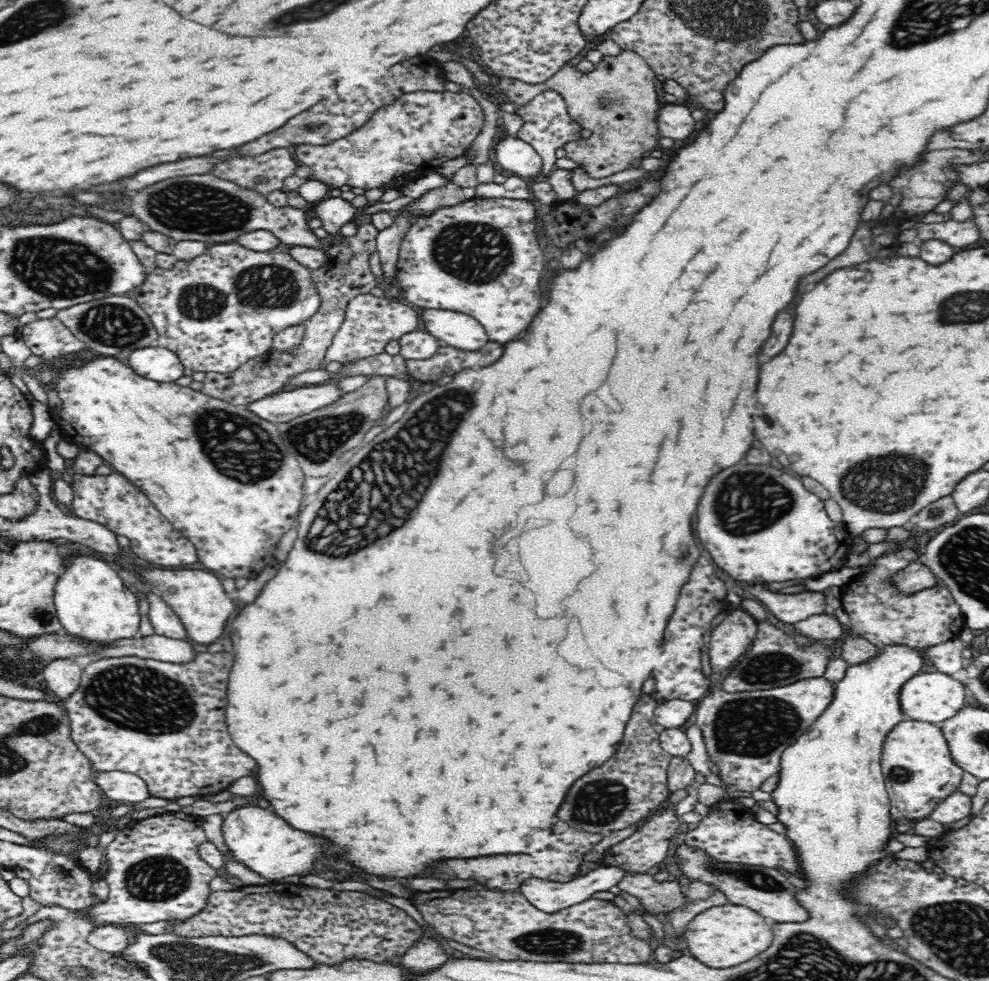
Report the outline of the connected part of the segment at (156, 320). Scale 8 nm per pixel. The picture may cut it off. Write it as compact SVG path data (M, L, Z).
M237 241L210 244L206 252L189 261L177 261L168 269L158 266L131 293L148 313L160 347L174 351L184 368L193 372L230 373L252 358L273 349L273 338L281 330L308 320L320 308L320 295L310 269L288 254L289 245L281 243L274 250L257 252Z

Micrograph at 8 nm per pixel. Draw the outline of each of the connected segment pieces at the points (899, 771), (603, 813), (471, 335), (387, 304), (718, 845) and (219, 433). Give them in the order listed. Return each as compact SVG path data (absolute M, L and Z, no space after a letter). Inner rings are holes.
M908 720L899 722L883 744L881 771L890 794L891 816L915 821L928 818L936 807L958 790L964 771L954 763L940 725Z
M648 694L638 700L618 750L602 766L576 780L558 810L560 820L583 832L607 834L638 822L668 800L671 790L667 772L672 756L661 747L659 735L652 726L657 706L657 700Z
M424 309L421 315L426 332L436 337L441 344L462 350L478 350L488 342L484 327L468 314Z
M370 293L356 296L346 306L342 324L325 352L323 367L330 360L345 364L380 354L390 340L398 340L402 334L418 330L418 322L420 320L414 306L406 306L388 296L379 297Z
M732 796L720 799L713 804L710 807L709 816L702 817L694 830L687 830L684 842L705 850L714 860L768 868L780 866L792 872L794 876L799 876L800 869L798 869L794 845L788 841L788 837L756 821L754 813L751 810L742 809Z
M103 357L91 360L79 368L70 368L60 374L57 381L59 398L62 398L62 413L56 415L58 426L65 434L73 439L79 448L86 448L97 452L110 468L121 473L127 480L136 482L152 505L158 506L159 512L174 524L173 528L180 530L184 538L190 540L196 549L198 564L212 568L212 574L221 578L247 578L250 579L260 568L264 568L264 560L272 556L280 542L280 538L296 524L300 502L302 502L302 484L304 474L301 465L293 454L289 453L278 427L248 410L247 405L235 405L223 400L208 397L206 394L193 390L189 386L179 386L172 382L156 382L146 379L134 372L128 364L117 361L114 357Z

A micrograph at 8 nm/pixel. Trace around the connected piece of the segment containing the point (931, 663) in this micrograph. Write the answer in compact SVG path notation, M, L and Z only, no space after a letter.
M958 638L922 649L921 654L928 668L951 675L967 665L966 659L962 657L965 647Z

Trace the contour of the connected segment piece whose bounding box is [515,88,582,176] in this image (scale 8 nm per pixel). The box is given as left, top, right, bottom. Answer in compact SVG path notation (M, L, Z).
M548 88L548 90L542 90L538 96L535 96L523 107L517 107L515 111L524 119L524 126L517 131L516 135L524 142L530 143L538 151L542 159L542 176L549 175L556 170L554 164L556 148L562 148L566 142L579 140L578 136L580 136L582 127L568 115L566 108L564 97Z

